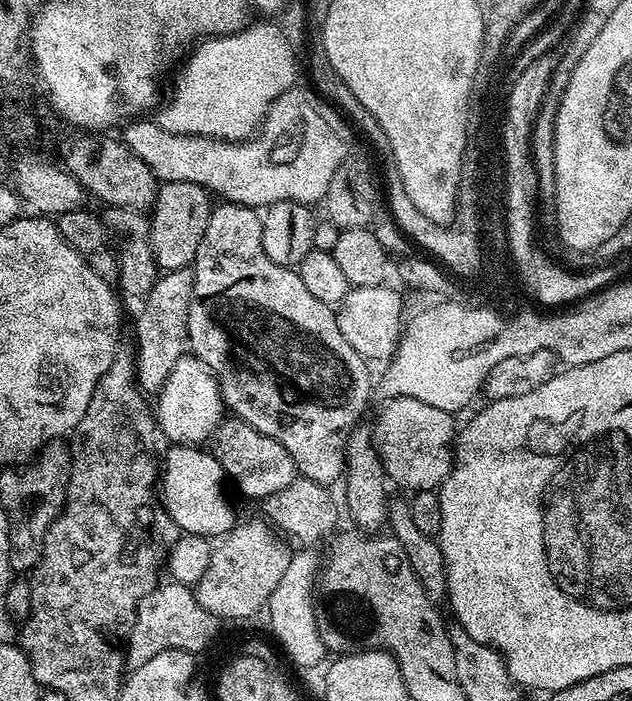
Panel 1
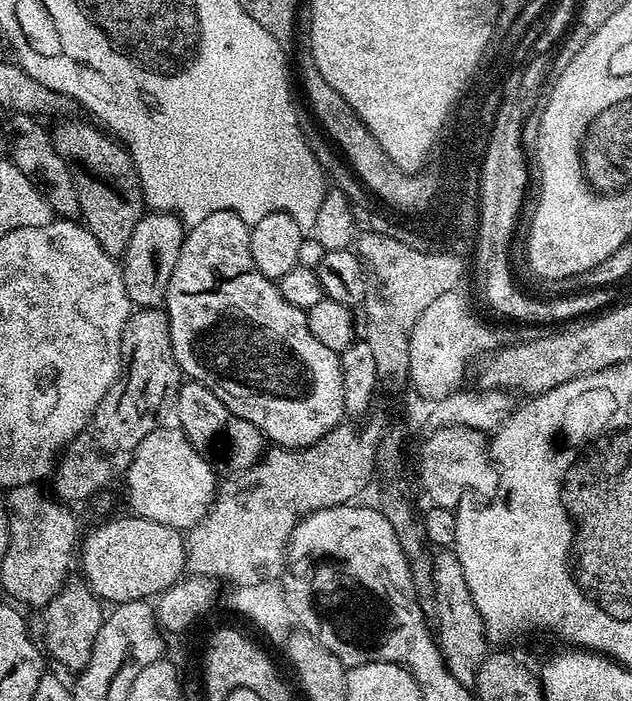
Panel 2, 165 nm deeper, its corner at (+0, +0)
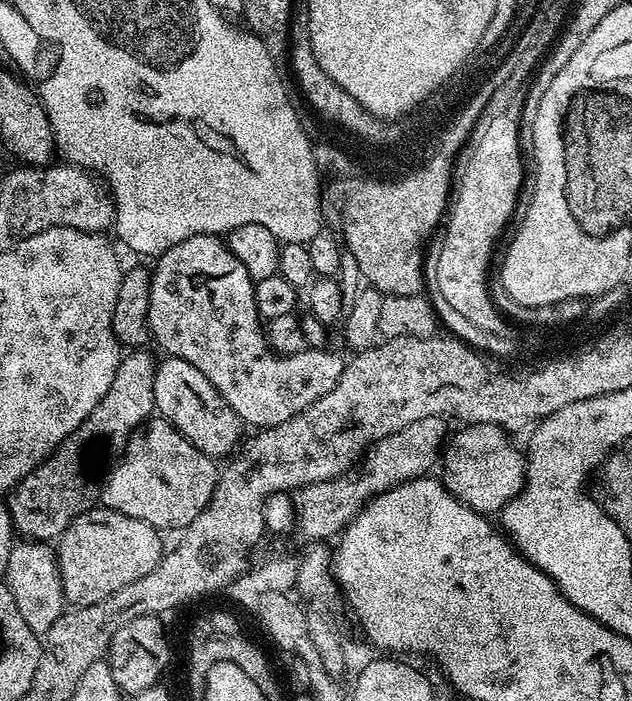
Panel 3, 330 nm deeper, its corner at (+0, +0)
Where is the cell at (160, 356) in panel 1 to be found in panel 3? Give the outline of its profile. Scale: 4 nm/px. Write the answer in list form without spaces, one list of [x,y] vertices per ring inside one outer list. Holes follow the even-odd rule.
[[[132,350],[121,355],[120,365],[114,374],[114,382],[110,382],[110,390],[106,390],[102,402],[98,402],[98,406],[90,410],[86,419],[49,454],[47,459],[9,493],[6,502],[8,512],[11,514],[13,529],[21,537],[45,542],[59,539],[78,514],[88,512],[95,507],[100,496],[99,482],[98,484],[96,482],[99,478],[101,481],[104,471],[111,469],[117,457],[123,453],[132,431],[156,412],[154,374],[157,363],[157,357],[152,357],[148,350]]]

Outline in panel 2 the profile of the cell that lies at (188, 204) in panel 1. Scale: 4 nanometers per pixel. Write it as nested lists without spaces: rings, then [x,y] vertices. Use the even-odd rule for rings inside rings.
[[[149,211],[144,214],[130,236],[122,255],[126,294],[136,308],[159,308],[166,298],[166,286],[182,250],[186,226],[175,214]]]

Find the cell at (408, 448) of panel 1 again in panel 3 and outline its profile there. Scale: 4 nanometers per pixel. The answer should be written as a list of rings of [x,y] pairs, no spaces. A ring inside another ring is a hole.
[[[470,424],[461,429],[447,441],[442,452],[444,488],[475,512],[499,513],[524,489],[525,453],[512,445],[509,433],[493,424]]]

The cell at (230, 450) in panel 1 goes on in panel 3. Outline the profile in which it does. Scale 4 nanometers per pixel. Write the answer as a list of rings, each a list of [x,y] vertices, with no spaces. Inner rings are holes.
[[[165,355],[163,359],[157,363],[154,374],[156,412],[173,424],[195,448],[202,450],[202,454],[221,458],[235,453],[242,440],[239,414],[228,405],[226,398],[222,398],[222,394],[218,394],[218,390],[214,390],[214,382],[210,382],[202,370],[177,356]]]

